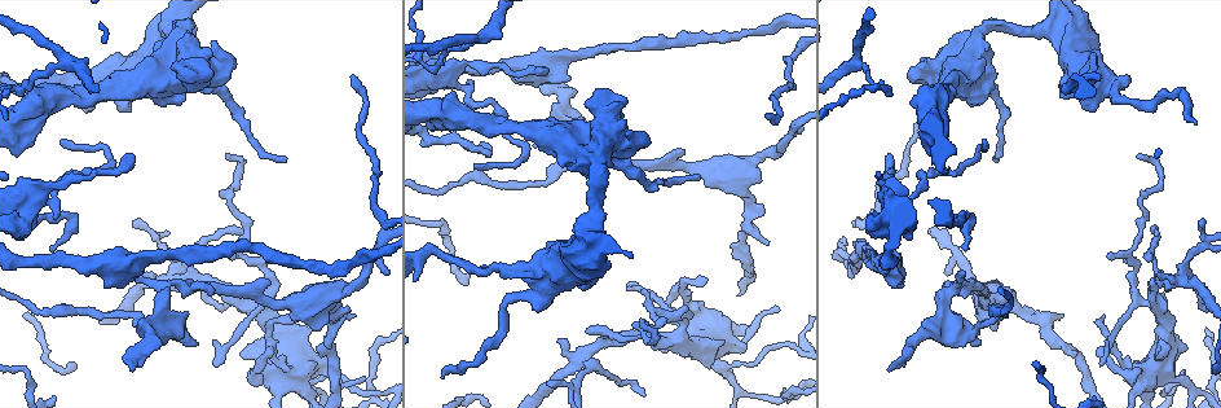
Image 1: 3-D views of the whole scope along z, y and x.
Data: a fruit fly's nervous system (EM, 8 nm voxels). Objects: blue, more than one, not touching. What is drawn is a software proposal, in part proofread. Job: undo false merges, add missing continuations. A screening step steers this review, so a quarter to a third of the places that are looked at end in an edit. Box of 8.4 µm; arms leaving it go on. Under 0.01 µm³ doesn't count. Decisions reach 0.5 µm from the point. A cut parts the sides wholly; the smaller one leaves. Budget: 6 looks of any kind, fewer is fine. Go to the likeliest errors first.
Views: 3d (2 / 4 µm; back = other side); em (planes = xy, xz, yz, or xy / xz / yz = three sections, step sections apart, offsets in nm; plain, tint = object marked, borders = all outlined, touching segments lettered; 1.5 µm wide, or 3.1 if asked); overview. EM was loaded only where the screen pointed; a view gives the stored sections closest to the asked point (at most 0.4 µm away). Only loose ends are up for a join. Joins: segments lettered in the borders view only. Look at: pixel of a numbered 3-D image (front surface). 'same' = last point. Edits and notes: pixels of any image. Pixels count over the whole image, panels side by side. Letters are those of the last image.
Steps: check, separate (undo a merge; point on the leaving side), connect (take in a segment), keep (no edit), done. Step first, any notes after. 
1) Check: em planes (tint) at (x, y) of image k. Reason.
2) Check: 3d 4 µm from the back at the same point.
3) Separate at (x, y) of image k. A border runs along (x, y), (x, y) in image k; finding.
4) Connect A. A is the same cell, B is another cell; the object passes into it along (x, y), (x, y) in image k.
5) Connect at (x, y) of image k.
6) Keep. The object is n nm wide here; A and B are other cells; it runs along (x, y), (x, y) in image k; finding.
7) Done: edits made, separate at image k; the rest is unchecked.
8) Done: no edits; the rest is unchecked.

Check: 3d 4 µm at (700, 177) of image 1.

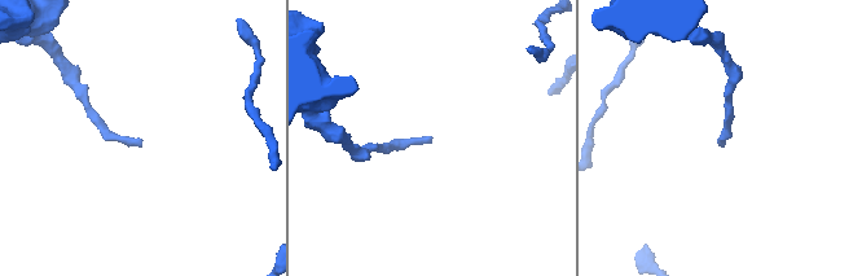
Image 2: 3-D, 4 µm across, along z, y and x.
Check: em yz step 4 (plain) at (431, 138) of image 2. Now the EM.

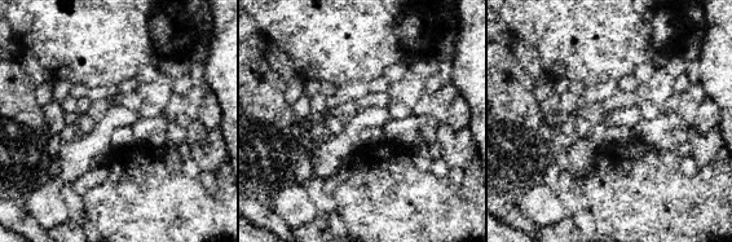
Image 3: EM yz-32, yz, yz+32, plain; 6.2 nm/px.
Check: em yz step 4 (borders) at the same point. What lies round it.

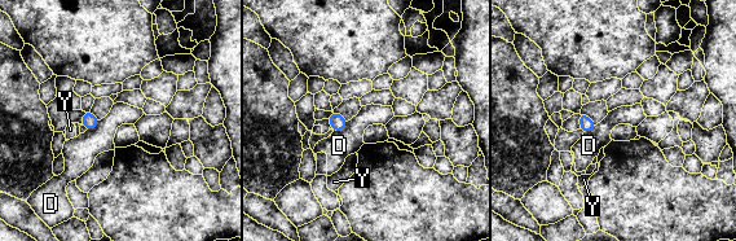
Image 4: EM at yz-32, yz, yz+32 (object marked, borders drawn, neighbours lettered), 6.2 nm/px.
Keep. The object is 90 nm wide here; D and Y are other cells; a border runs along (348, 121), (343, 130), (334, 131) in image 4; none of them fits.

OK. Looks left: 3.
Check: em yz step 8 (borders) at (213, 291) of image 1. Branch stops here.

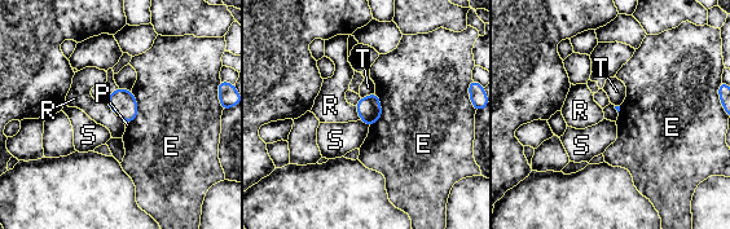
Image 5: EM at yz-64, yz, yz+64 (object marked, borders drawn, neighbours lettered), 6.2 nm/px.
Keep. E, P, R, S and T are other cells; a border runs along (376, 92), (381, 117), (369, 127) in image 5; no lettered segment goes on from it.

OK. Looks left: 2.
Check: em yz step 4 (borders) at (890, 367) of image 1. An open end.

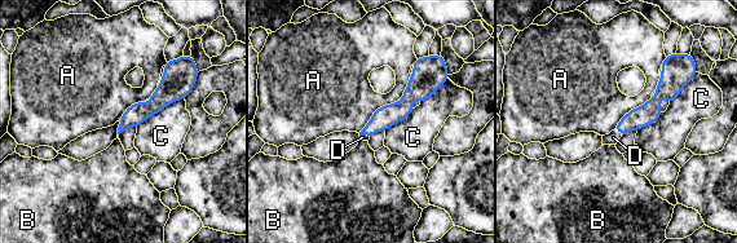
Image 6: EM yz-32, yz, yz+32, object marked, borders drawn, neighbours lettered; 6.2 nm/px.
Check: em planes (borders) at the same point.

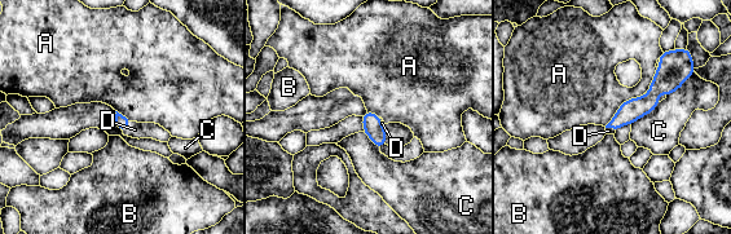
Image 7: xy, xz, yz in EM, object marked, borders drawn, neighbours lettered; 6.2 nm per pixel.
Connect at (135, 129) of image 7. The longest contact is with A, 320 nm; D is the same cell, A, B and C are other cells; it goes on there.

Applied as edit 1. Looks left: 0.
Done: edits made, connect at image 7; the rest is unchecked.

